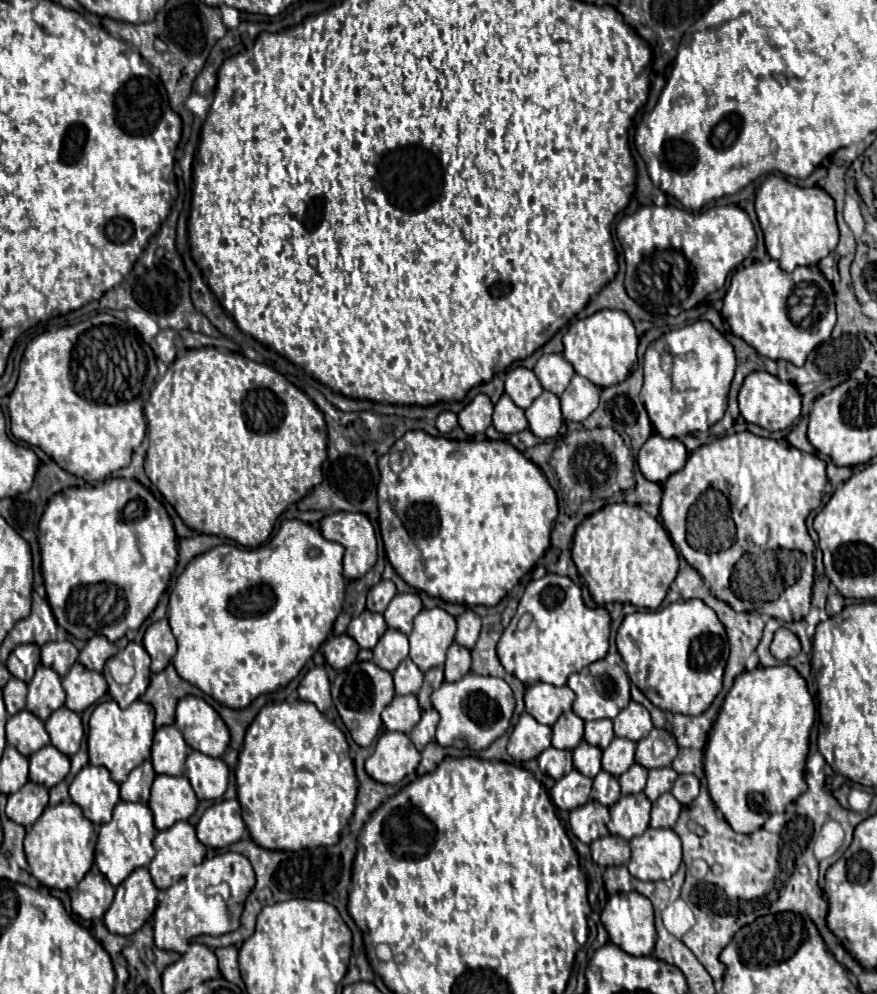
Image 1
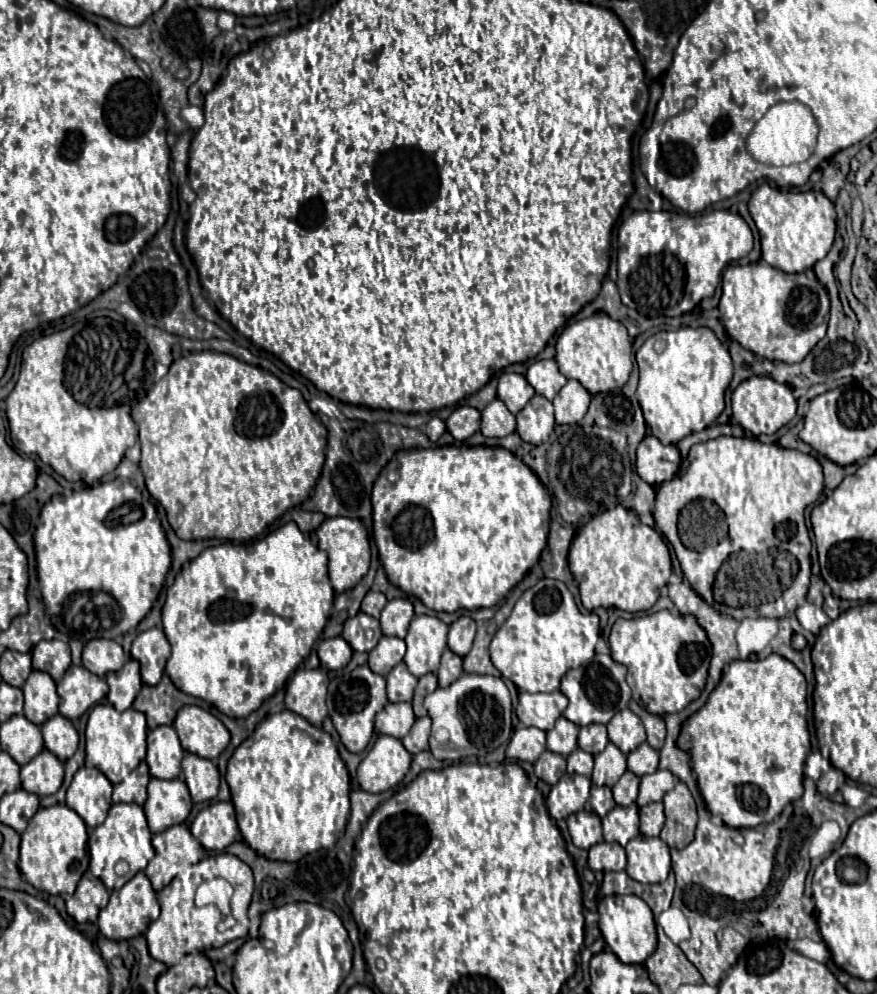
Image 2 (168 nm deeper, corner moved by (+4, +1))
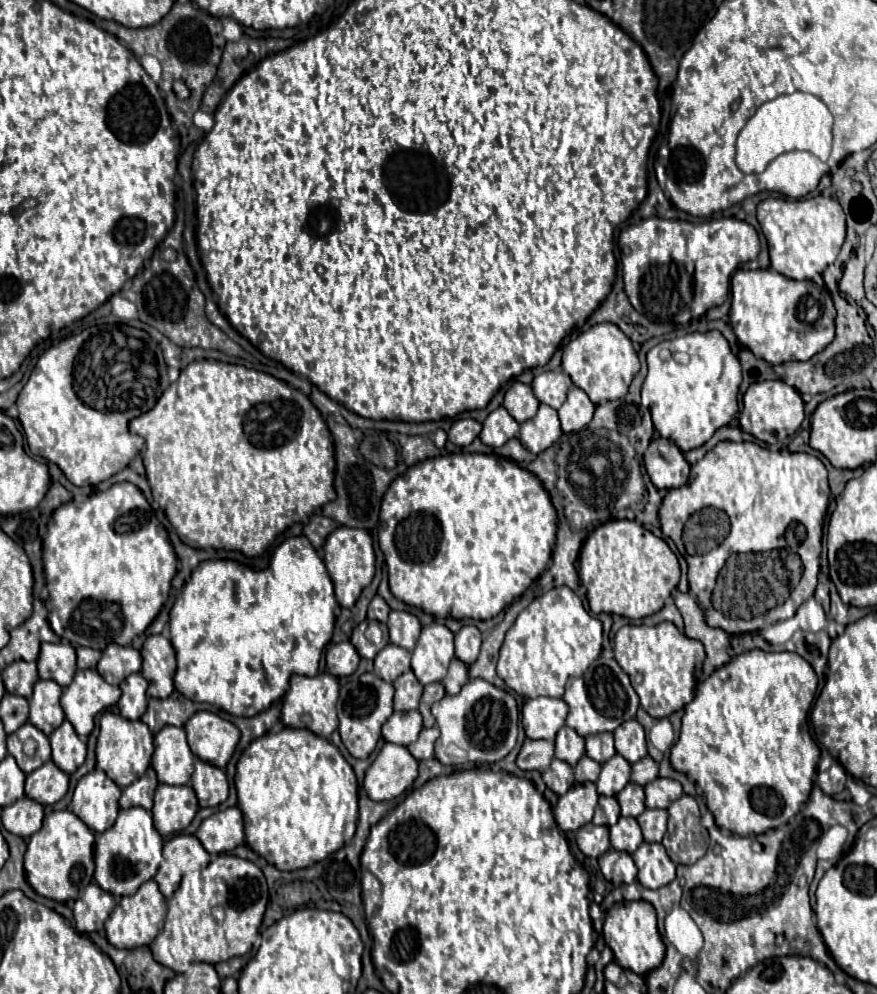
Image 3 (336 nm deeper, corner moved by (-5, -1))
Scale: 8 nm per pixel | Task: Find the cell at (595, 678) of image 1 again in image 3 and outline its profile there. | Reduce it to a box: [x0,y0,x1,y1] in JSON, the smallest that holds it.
[563,658,639,736]

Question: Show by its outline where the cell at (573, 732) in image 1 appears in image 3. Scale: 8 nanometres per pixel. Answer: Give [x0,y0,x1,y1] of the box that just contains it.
[555,726,585,766]

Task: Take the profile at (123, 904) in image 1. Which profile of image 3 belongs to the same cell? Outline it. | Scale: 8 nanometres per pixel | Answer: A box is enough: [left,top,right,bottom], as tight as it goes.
[105,880,167,950]

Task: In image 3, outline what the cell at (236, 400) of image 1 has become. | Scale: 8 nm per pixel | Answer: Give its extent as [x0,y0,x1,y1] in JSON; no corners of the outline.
[129,360,335,558]

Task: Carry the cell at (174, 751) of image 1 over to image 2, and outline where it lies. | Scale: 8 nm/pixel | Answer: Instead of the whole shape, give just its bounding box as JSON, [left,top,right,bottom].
[146,726,184,780]

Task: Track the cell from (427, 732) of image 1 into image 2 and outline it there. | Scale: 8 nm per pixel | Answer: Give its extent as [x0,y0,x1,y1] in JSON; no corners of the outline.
[402,716,432,754]

